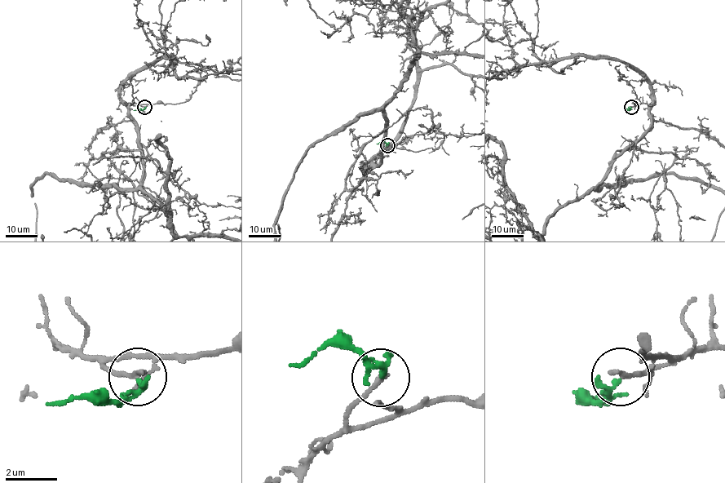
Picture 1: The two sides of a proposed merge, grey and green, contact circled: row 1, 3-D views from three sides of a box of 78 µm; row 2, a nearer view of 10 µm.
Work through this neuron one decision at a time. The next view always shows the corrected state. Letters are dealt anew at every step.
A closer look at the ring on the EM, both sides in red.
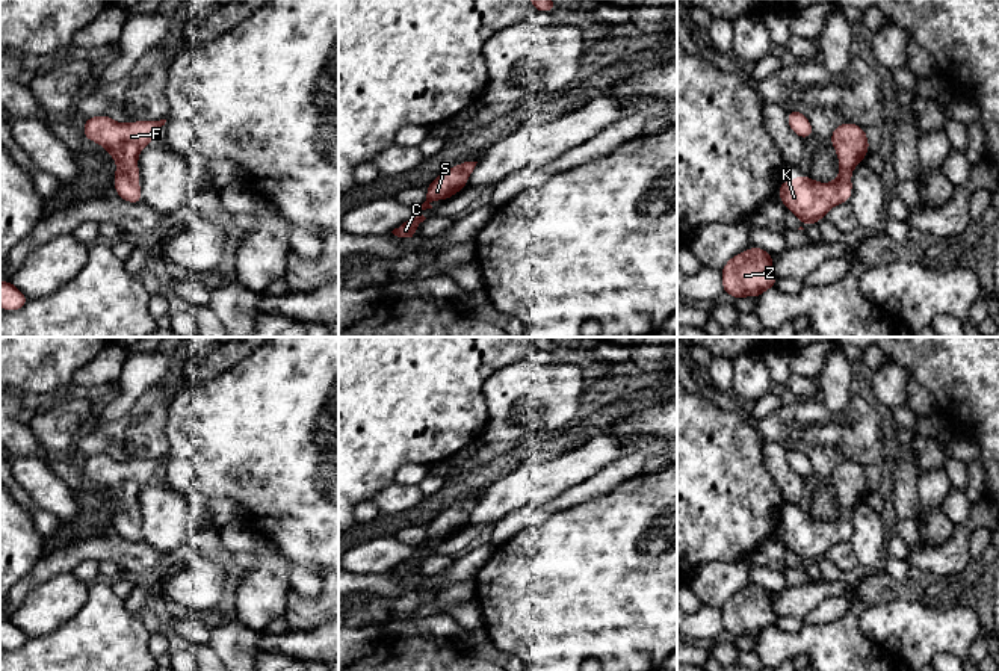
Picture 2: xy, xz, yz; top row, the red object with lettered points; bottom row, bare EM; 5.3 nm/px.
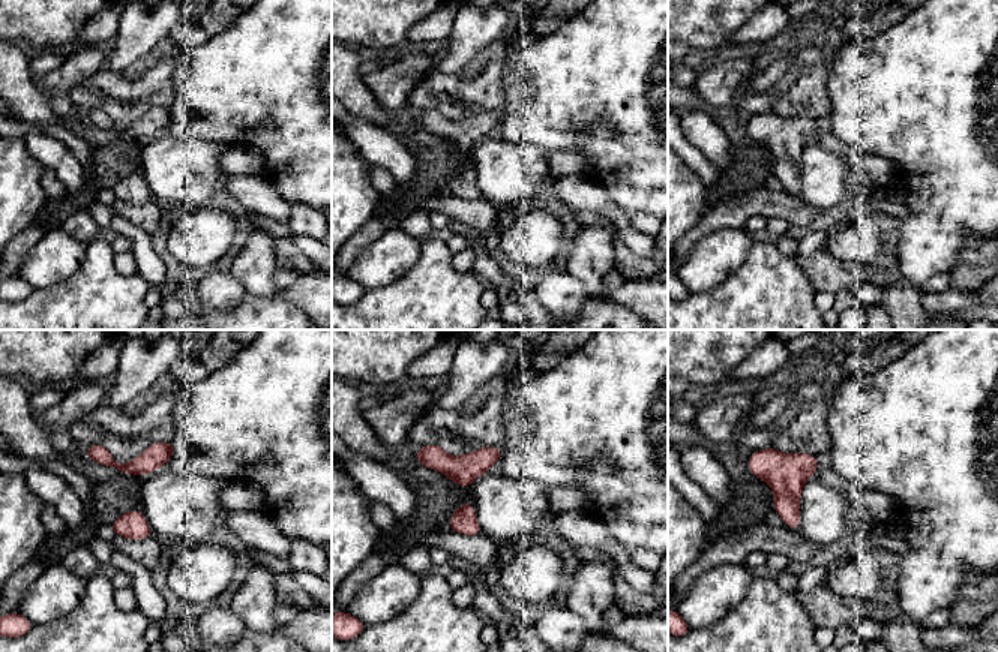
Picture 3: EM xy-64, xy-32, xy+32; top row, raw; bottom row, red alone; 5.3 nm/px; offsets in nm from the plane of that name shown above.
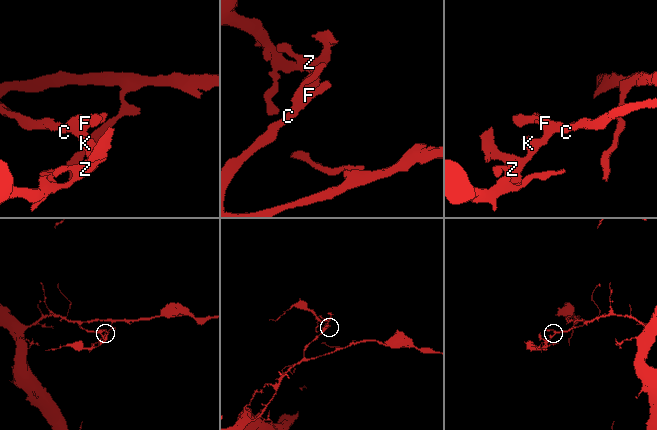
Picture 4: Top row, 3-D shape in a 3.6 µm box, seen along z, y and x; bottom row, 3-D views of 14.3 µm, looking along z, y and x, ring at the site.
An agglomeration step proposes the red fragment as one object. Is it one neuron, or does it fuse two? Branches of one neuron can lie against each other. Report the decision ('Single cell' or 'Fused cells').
Single cell

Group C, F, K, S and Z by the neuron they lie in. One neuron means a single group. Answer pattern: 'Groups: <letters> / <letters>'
Groups: C F K S Z

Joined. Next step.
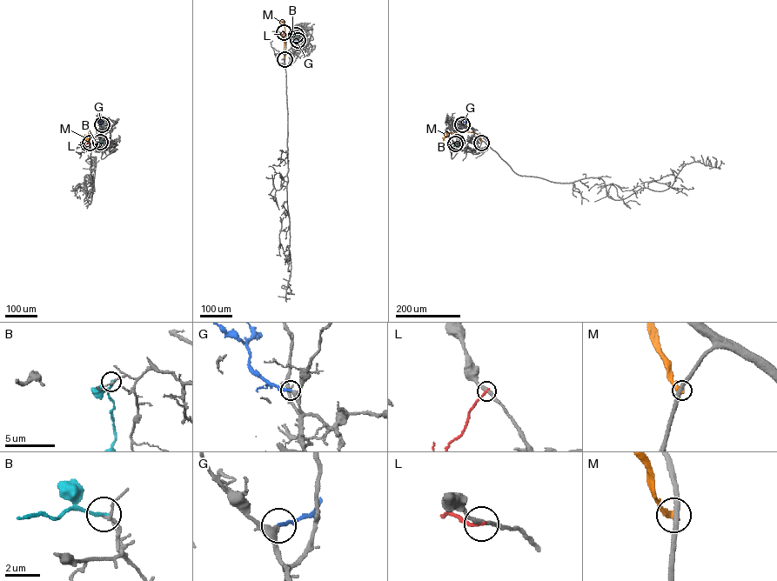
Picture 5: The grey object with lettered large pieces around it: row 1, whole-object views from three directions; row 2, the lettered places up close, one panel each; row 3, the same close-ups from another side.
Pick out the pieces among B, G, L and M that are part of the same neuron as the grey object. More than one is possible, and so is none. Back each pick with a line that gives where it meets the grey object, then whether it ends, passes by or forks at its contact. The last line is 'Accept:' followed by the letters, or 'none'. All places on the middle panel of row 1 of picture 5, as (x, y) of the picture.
G: meets grey at (298, 40); it ends there
Accept: G

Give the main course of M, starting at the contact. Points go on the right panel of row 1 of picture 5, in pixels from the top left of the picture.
M: (481, 143), (478, 136), (472, 132), (447, 133), (445, 137), (446, 135)

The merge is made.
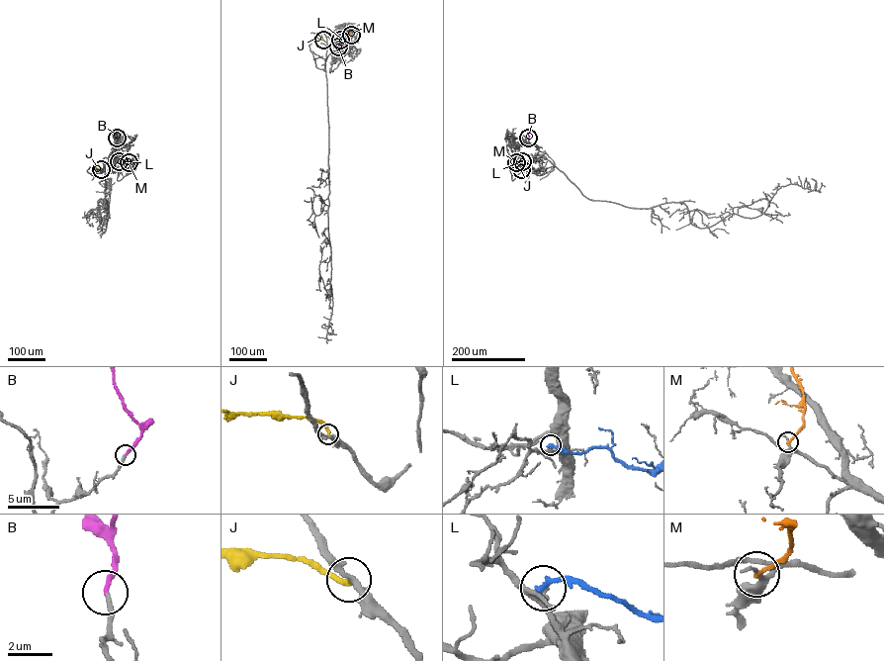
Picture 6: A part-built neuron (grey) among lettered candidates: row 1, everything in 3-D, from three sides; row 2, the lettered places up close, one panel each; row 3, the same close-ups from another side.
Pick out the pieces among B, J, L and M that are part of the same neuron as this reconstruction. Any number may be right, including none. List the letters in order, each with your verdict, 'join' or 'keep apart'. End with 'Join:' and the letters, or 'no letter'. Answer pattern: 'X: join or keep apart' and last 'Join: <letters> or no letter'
B: join
J: keep apart
L: keep apart
M: keep apart
Join: B

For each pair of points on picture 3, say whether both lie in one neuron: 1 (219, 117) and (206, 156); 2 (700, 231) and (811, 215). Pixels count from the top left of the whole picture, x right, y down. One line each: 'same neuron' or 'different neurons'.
1: different neurons
2: same neuron

